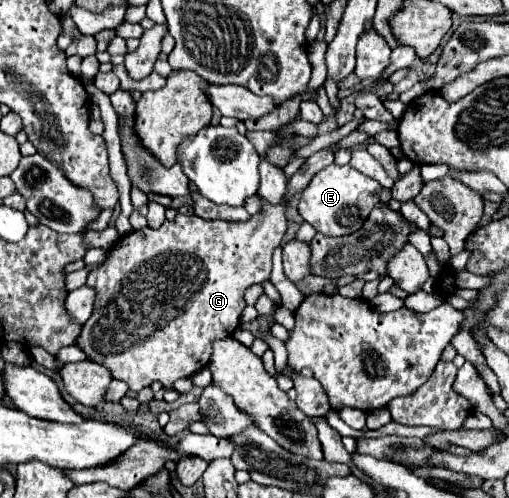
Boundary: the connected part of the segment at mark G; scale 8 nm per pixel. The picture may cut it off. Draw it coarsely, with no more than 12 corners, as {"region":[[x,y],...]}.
{"region":[[178,214],[94,268],[78,348],[140,392],[206,368],[286,232]]}

